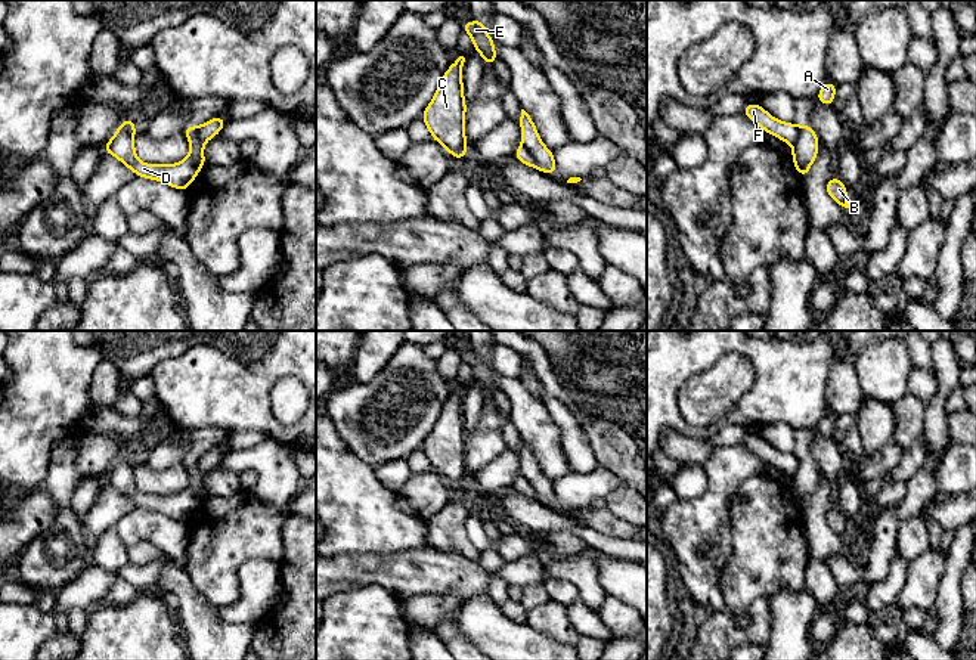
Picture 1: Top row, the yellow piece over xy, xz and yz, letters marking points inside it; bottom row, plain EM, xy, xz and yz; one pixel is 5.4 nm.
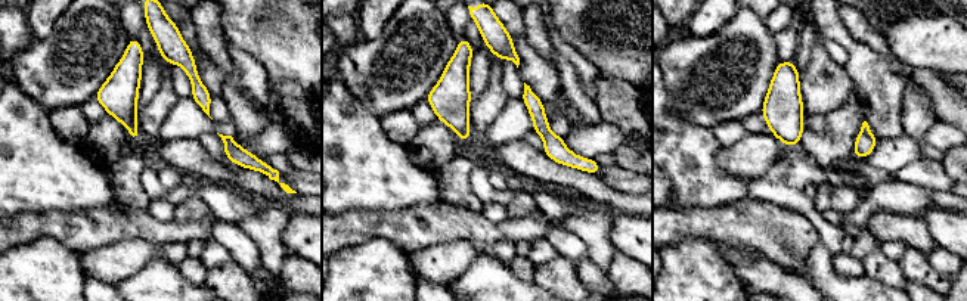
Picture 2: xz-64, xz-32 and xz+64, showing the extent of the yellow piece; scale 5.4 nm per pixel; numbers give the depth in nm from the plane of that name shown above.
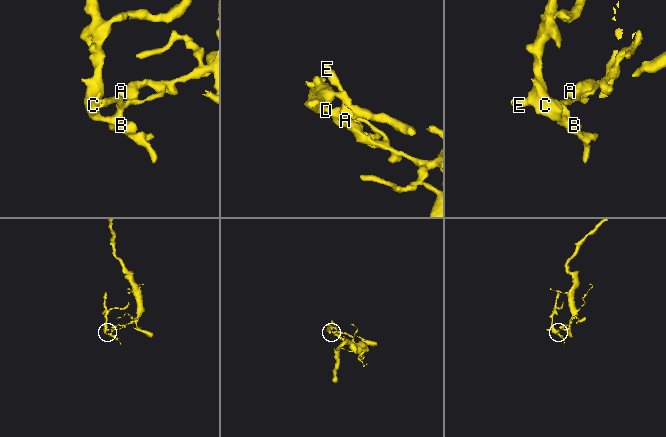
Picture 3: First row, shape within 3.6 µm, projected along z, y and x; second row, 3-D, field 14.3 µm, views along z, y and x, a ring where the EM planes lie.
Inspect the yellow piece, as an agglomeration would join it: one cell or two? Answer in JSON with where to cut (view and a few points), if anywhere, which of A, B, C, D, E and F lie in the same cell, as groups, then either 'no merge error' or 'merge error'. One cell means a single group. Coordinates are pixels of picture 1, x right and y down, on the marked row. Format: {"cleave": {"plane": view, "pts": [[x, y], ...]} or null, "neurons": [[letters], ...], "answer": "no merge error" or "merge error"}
{"cleave": {"plane": "xz", "pts": [[520, 146], [532, 155], [536, 166]]}, "neurons": [["A", "E", "F"], ["B", "C", "D"]], "answer": "merge error"}

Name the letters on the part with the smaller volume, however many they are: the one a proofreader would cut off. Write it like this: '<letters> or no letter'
B, C, D

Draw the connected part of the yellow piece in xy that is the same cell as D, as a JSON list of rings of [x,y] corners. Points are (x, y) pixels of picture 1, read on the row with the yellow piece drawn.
[[[126,118],[115,134],[106,142],[103,152],[120,159],[136,176],[165,183],[177,190],[188,190],[199,170],[207,164],[204,157],[204,142],[198,139],[198,127],[186,126],[183,130],[189,140],[189,155],[176,164],[145,164],[134,151],[136,124],[133,118]]]

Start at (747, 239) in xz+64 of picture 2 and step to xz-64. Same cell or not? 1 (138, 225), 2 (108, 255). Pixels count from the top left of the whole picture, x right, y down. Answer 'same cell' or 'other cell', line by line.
1: same cell
2: other cell

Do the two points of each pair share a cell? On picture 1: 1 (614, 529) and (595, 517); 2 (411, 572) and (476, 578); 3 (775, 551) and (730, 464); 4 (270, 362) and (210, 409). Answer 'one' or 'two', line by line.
1: one
2: one
3: two
4: one

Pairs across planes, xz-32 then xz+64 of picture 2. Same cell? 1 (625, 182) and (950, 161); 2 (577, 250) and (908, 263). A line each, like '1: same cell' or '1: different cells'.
1: different cells
2: different cells

